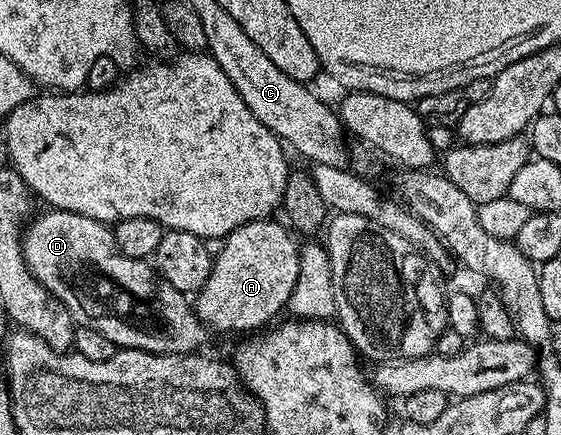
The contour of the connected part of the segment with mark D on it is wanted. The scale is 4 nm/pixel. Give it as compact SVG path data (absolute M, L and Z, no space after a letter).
M47 210L44 216L37 216L23 233L23 257L31 273L67 307L76 325L101 330L119 350L136 348L157 354L195 354L202 349L199 347L206 342L209 332L195 313L192 301L160 276L154 263L121 254L115 245L114 231L104 221L58 210Z

